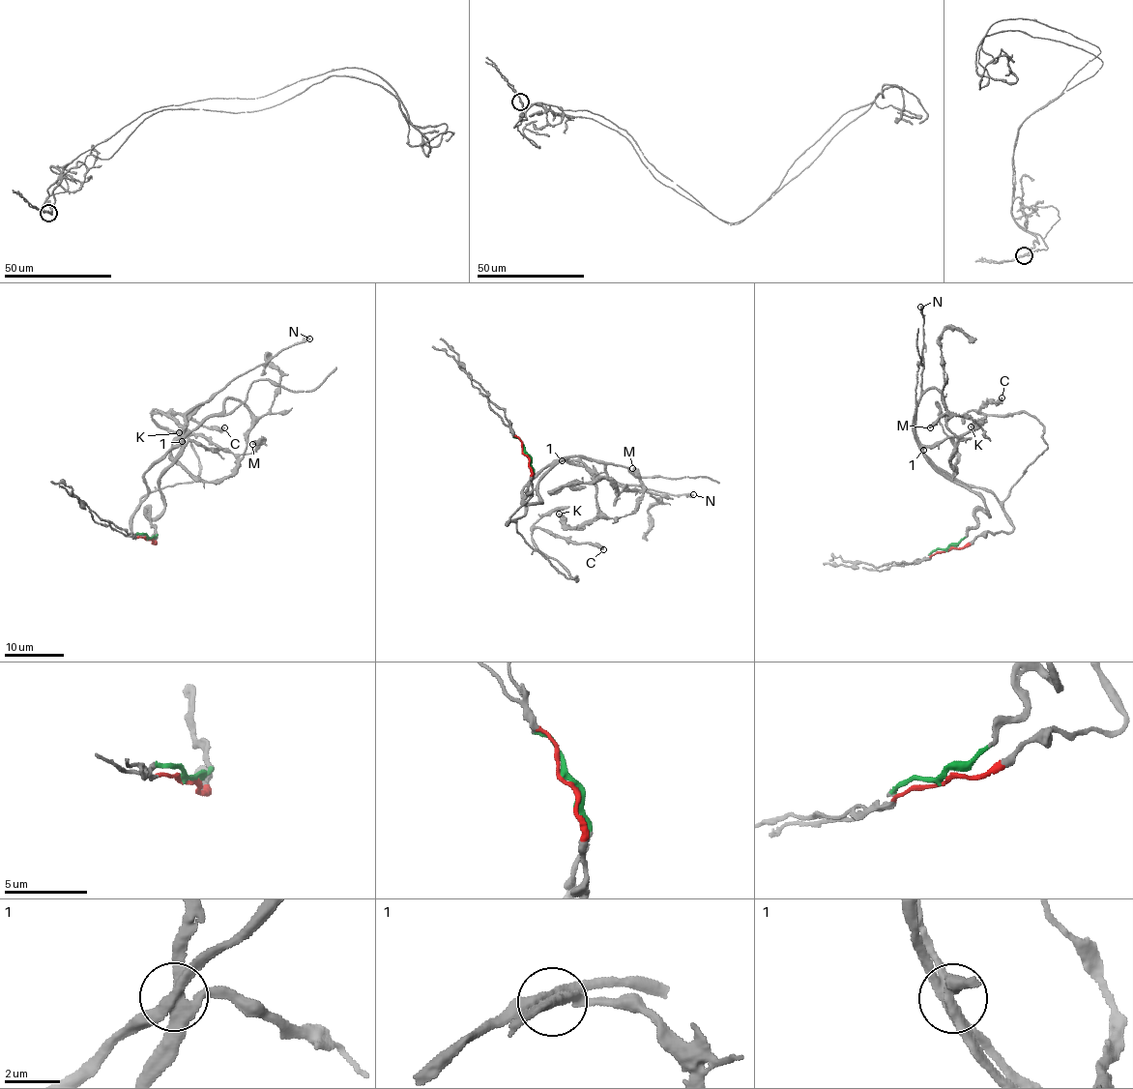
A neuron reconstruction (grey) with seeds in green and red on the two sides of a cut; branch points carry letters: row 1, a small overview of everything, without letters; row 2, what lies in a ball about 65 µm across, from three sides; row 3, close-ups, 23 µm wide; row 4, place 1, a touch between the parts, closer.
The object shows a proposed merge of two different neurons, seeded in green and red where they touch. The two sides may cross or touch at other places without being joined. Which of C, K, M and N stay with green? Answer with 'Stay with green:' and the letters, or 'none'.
Stay with green: K, M, N

